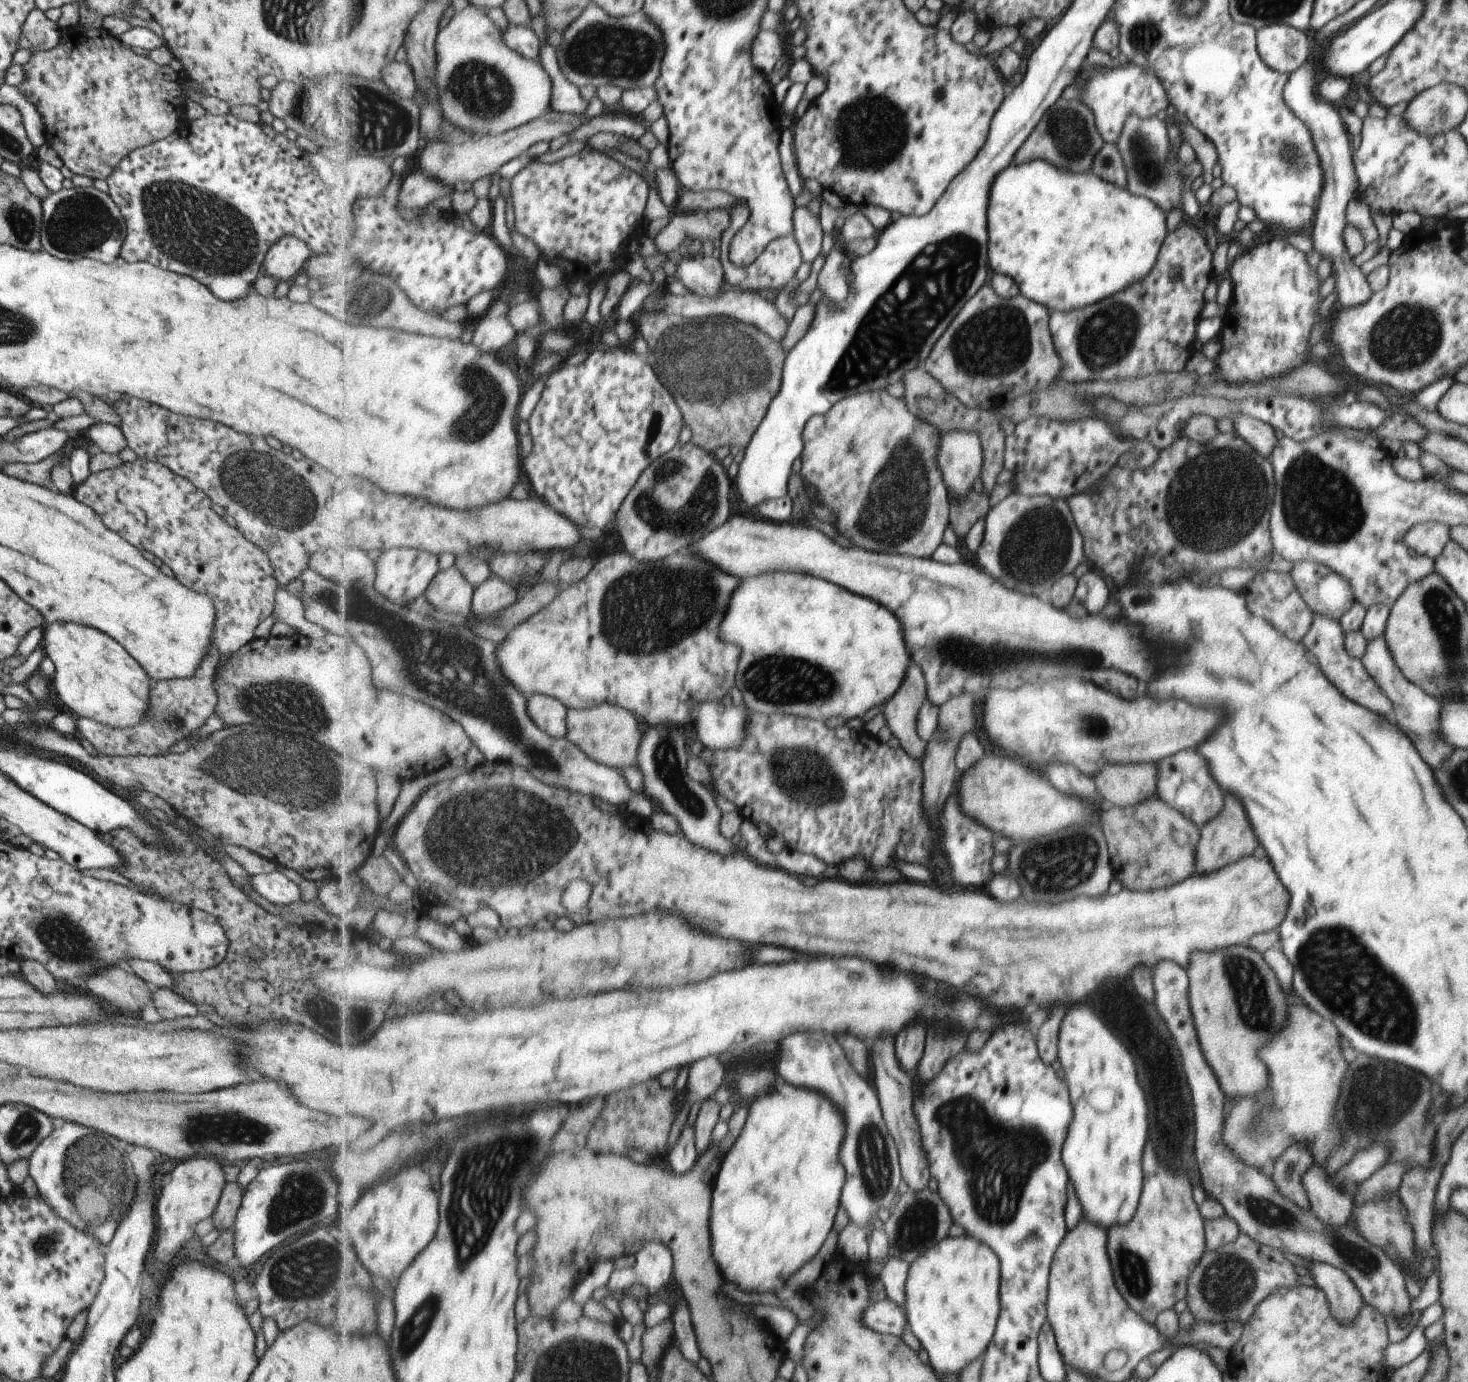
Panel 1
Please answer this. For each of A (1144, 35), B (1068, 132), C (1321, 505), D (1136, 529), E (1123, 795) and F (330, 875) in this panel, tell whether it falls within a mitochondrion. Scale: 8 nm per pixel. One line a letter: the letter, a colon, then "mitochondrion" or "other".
A: mitochondrion
B: mitochondrion
C: mitochondrion
D: other
E: other
F: other

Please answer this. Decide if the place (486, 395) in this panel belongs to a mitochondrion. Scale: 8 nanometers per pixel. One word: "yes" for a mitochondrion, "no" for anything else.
yes

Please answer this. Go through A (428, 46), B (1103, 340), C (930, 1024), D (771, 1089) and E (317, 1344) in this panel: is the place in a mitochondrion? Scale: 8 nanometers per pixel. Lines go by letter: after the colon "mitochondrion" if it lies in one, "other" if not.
A: other
B: mitochondrion
C: other
D: other
E: other

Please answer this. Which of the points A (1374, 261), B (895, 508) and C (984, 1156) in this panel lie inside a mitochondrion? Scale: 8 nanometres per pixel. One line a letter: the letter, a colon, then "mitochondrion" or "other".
A: other
B: mitochondrion
C: mitochondrion

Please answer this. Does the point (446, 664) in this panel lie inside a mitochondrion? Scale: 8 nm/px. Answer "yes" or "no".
yes

